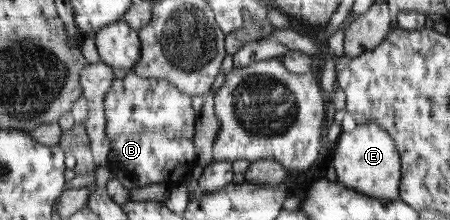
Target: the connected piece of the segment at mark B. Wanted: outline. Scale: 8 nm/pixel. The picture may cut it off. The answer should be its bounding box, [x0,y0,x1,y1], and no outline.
[104,68,199,188]

